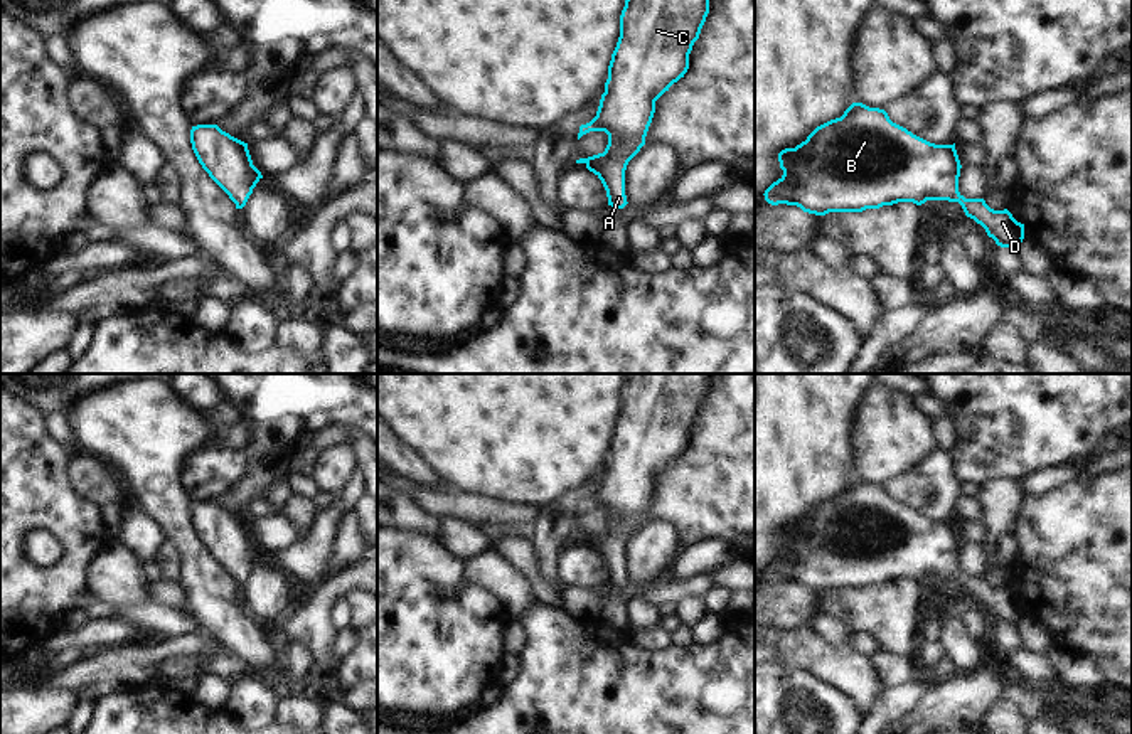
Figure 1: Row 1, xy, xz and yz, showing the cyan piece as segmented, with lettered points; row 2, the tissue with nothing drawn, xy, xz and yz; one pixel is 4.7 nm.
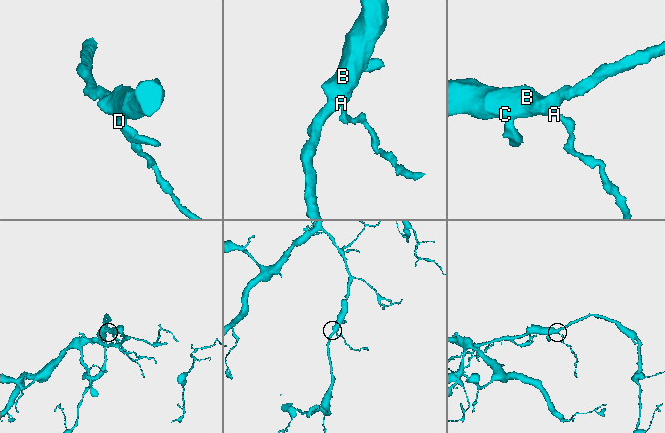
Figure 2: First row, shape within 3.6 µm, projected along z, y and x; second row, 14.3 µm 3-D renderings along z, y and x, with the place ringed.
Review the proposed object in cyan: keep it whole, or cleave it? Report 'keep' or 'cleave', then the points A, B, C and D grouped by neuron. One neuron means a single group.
keep; groups A B C D

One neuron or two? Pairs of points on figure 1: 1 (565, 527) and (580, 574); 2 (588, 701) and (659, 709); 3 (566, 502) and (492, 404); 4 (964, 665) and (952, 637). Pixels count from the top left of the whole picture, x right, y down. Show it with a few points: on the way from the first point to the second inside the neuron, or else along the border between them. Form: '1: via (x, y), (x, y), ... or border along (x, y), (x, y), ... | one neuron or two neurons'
1: border along (575, 539), (560, 549), (556, 559), (560, 581) | two neurons
2: via (605, 709), (642, 709) | one neuron
3: border along (595, 473), (556, 499) | two neurons
4: via (964, 659), (964, 652), (957, 643) | one neuron

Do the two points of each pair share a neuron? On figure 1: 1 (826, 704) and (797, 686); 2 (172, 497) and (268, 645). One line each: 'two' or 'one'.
1: one
2: one

